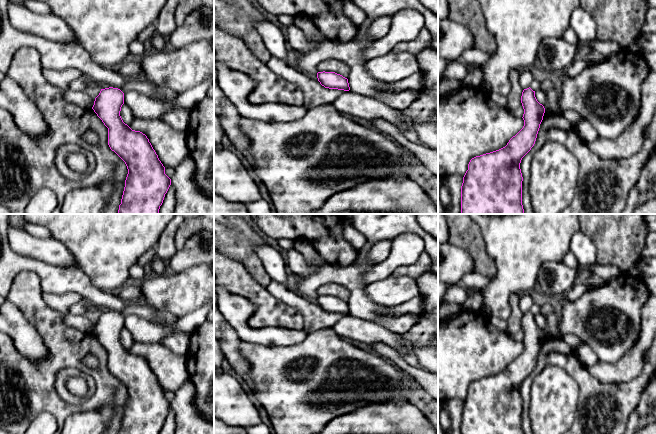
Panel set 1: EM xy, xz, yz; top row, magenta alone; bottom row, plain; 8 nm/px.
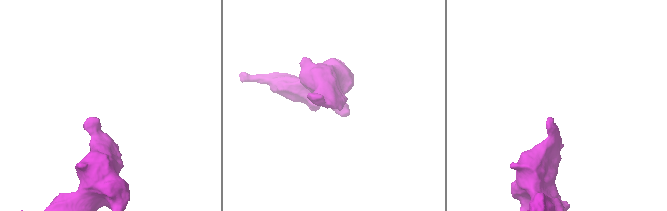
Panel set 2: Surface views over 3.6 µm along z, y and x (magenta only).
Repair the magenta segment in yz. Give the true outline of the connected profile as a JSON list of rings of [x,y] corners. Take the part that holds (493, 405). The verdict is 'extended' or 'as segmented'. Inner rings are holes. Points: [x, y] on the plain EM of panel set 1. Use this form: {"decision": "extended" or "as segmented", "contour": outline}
{"decision": "as segmented", "contour": [[[530,311],[523,314],[521,327],[524,333],[523,352],[505,371],[470,384],[461,410],[461,434],[524,434],[520,387],[535,368],[545,332],[537,325],[535,315]]]}

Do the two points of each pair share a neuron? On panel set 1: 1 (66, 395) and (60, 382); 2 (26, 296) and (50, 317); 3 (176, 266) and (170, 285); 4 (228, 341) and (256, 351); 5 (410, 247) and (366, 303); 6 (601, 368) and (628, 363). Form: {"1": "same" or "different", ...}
{"1": "same", "2": "same", "3": "different", "4": "different", "5": "different", "6": "same"}

